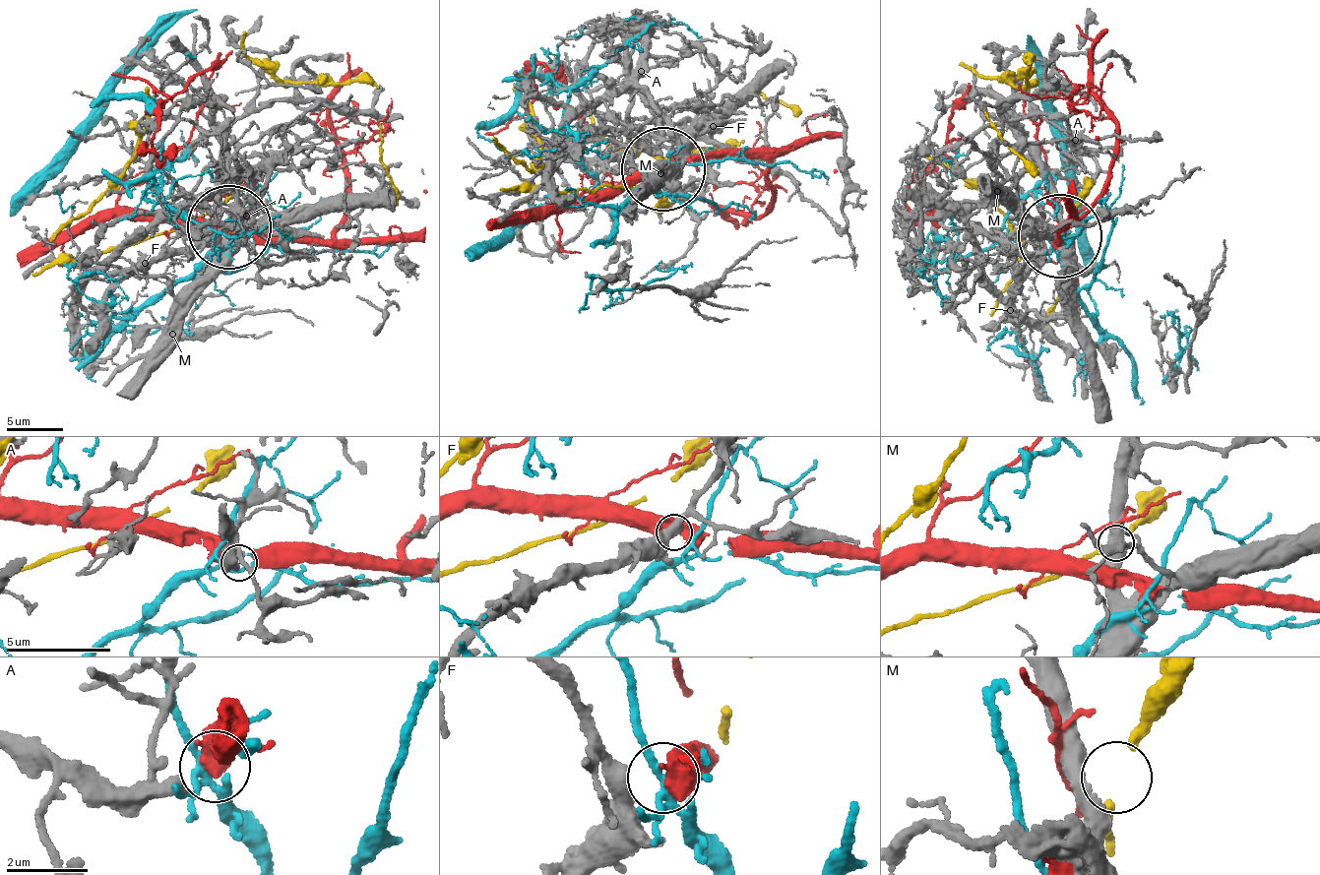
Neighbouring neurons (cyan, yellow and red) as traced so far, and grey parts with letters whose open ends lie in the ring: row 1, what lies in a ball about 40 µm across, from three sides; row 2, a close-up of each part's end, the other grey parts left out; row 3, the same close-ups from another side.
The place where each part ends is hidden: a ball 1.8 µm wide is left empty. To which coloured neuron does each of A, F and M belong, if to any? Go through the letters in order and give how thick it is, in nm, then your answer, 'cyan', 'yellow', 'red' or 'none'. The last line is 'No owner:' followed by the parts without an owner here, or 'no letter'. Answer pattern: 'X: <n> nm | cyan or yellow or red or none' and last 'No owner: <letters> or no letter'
A: 260 nm | none
F: 480 nm | none
M: 440 nm | none
No owner: A, F, M

